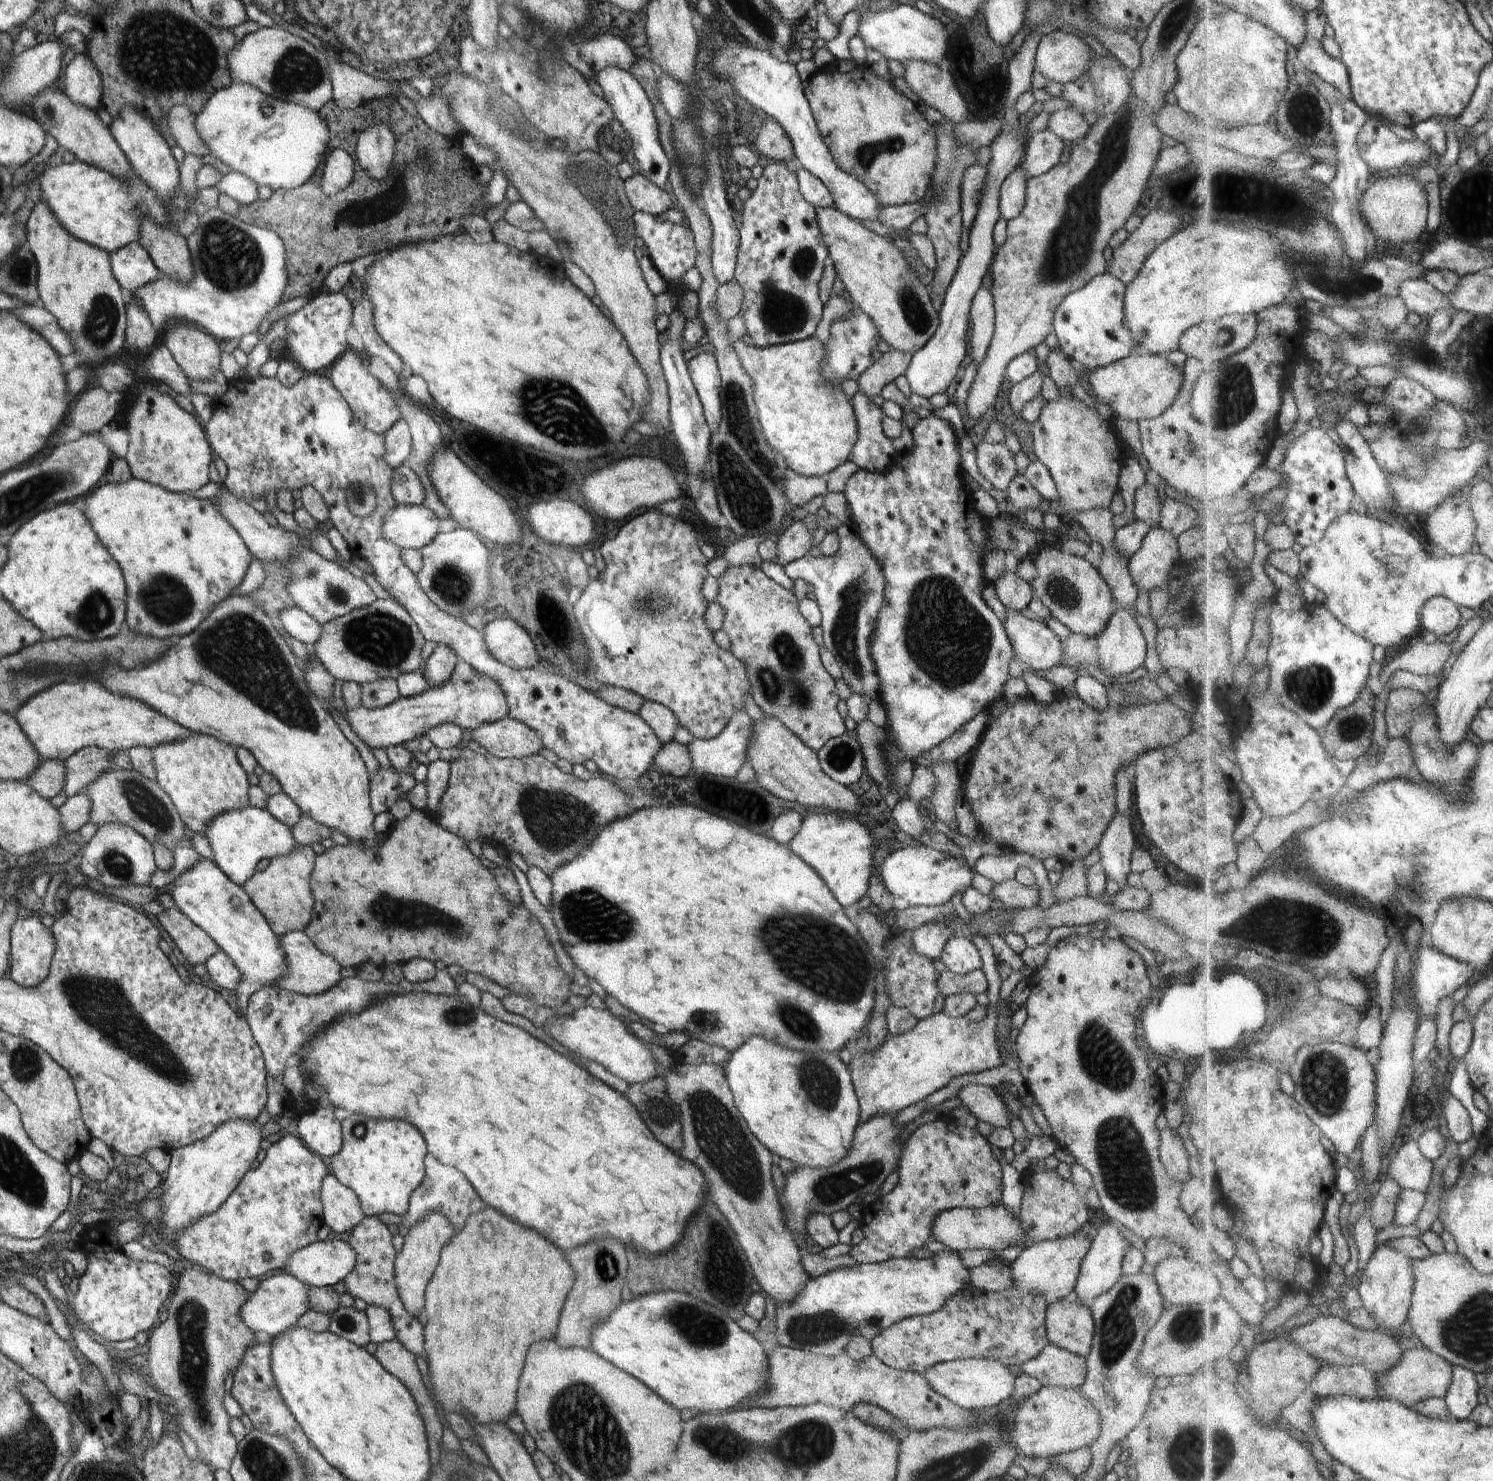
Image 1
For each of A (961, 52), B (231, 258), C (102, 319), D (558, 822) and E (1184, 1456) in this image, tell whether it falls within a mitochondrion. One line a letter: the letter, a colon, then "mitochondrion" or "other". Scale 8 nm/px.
A: other
B: mitochondrion
C: mitochondrion
D: mitochondrion
E: mitochondrion

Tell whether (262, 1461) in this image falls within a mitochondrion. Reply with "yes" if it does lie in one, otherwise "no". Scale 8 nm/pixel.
yes

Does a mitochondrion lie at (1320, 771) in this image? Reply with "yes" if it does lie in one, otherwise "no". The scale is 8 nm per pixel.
no

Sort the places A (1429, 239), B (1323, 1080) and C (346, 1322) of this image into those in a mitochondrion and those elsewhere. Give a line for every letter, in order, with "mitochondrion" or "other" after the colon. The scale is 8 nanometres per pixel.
A: other
B: mitochondrion
C: mitochondrion

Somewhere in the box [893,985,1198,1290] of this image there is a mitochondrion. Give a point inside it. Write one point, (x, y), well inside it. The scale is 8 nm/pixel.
(1124, 1164)

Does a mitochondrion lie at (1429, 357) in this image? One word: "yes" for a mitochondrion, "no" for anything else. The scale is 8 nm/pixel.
yes

